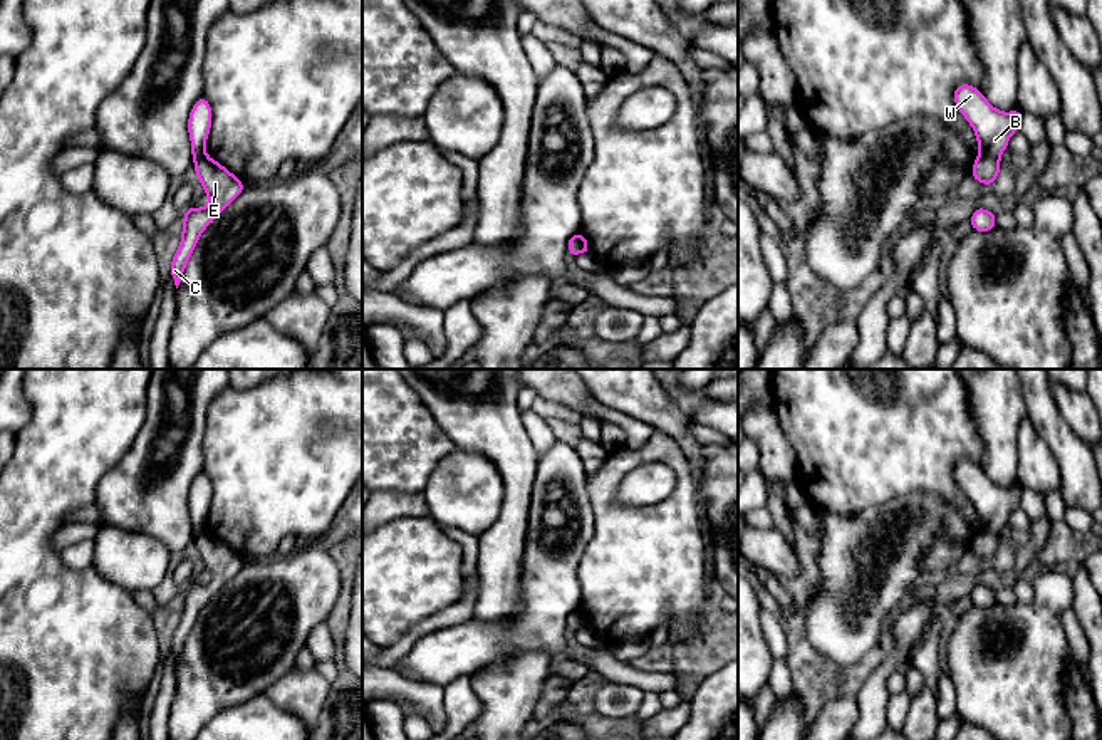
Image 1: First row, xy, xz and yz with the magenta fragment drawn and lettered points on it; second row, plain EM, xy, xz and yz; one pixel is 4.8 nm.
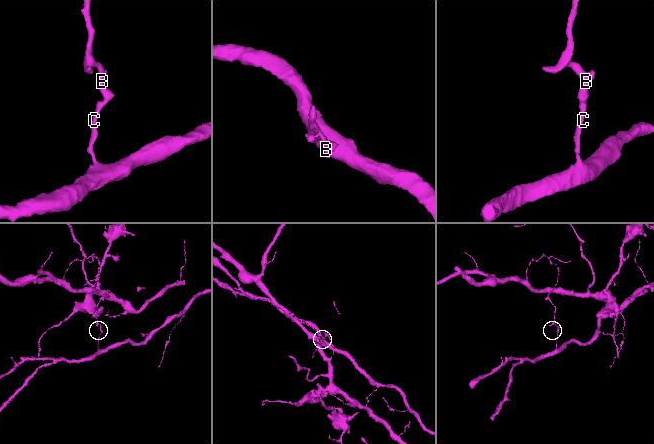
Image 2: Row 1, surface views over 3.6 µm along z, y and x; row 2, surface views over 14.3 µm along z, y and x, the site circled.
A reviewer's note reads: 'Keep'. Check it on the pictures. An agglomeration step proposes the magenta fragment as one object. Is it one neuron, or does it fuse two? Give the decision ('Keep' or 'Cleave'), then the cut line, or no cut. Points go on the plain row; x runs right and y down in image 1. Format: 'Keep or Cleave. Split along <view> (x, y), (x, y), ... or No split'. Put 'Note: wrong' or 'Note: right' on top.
Note: wrong
Cleave. Split along yz (980, 529), (997, 537)

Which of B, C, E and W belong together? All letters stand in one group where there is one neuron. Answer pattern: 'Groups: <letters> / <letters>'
Groups: B W / C E

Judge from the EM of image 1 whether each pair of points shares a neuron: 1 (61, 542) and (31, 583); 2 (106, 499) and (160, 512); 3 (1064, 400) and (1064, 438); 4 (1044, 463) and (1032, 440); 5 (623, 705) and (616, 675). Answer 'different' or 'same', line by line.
1: different
2: same
3: different
4: same
5: different

